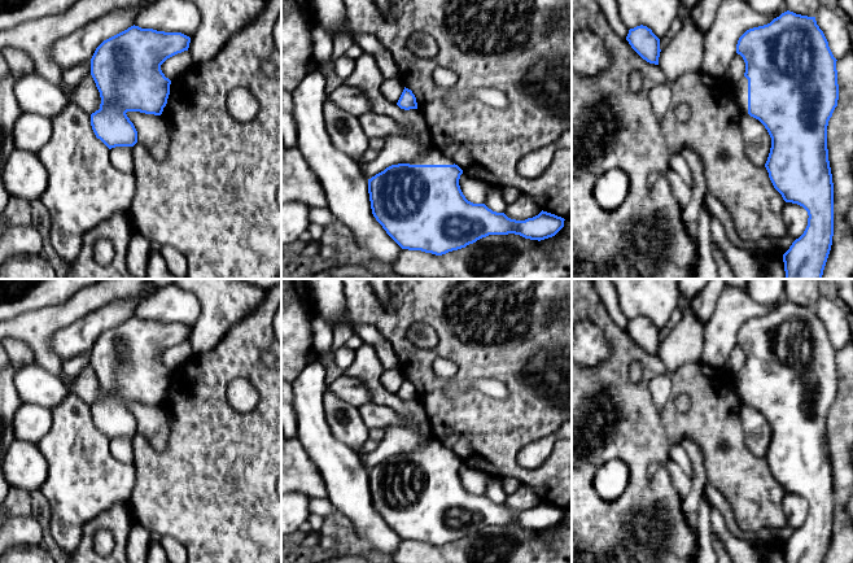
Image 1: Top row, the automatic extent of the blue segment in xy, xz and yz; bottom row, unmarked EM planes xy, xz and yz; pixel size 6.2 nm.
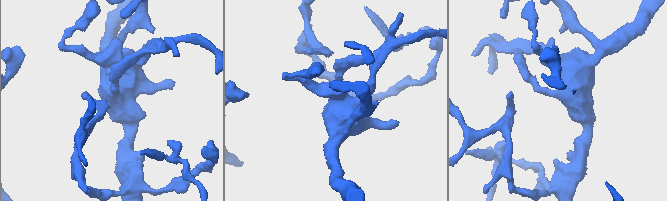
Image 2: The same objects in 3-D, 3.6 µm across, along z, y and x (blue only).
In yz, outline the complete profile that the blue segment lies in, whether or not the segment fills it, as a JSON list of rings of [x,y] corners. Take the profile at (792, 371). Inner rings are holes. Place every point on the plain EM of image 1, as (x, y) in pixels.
[[[784,302],[779,307],[774,309],[770,314],[753,318],[747,320],[738,331],[736,344],[740,345],[745,353],[744,367],[735,375],[735,387],[739,393],[739,397],[743,403],[749,405],[751,407],[758,410],[765,419],[767,420],[771,428],[771,438],[765,454],[765,458],[769,463],[769,468],[774,479],[782,485],[786,493],[792,493],[802,497],[808,502],[808,516],[804,524],[796,529],[789,540],[783,545],[784,562],[786,563],[823,563],[834,527],[834,473],[832,464],[828,451],[828,440],[827,440],[827,416],[828,411],[832,407],[835,398],[837,397],[839,390],[839,375],[837,375],[837,361],[836,361],[836,349],[834,348],[828,332],[823,322],[817,315],[815,307],[808,307],[796,305],[793,302]]]

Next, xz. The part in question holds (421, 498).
[[[436,438],[408,454],[391,455],[368,470],[372,505],[402,540],[436,546],[465,538],[489,525],[515,524],[541,532],[564,518],[564,509],[543,501],[533,509],[516,511],[485,494],[468,492],[459,476],[462,464],[463,461]]]

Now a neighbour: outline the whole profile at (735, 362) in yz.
[[[736,344],[722,368],[726,368],[734,375],[736,375],[744,367],[744,363],[745,363],[745,353],[743,348]]]

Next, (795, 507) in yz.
[[[786,493],[783,509],[787,518],[787,525],[796,531],[804,524],[808,516],[809,506],[802,497],[792,493]]]

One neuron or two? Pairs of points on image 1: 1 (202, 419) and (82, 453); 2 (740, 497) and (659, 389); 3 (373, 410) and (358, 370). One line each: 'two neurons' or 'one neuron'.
1: two neurons
2: two neurons
3: two neurons

